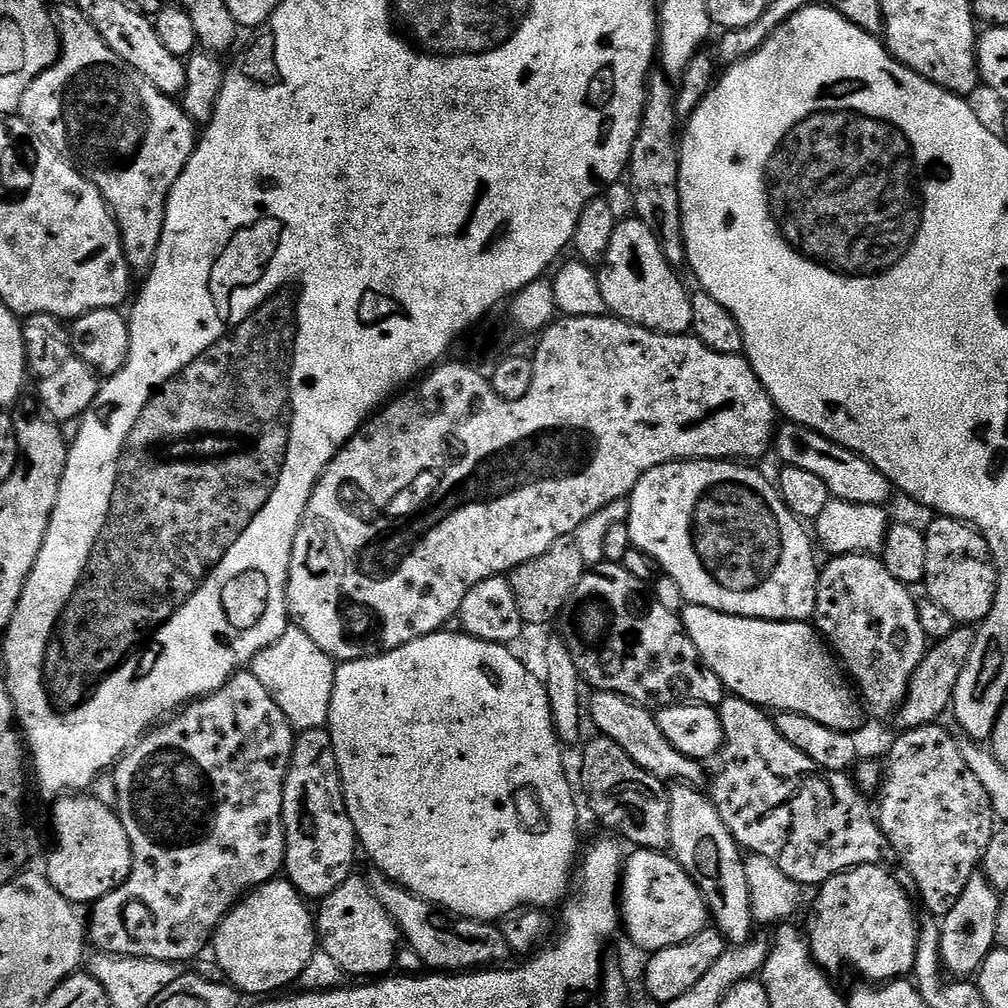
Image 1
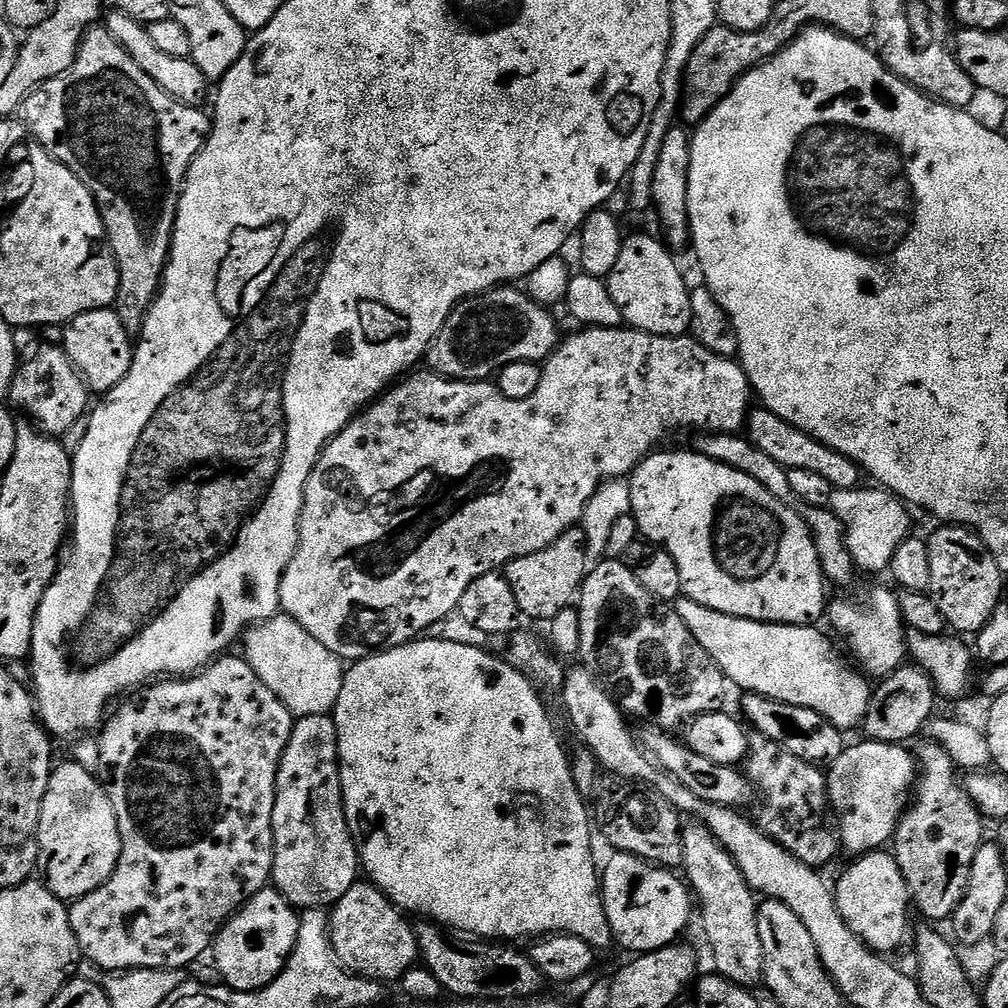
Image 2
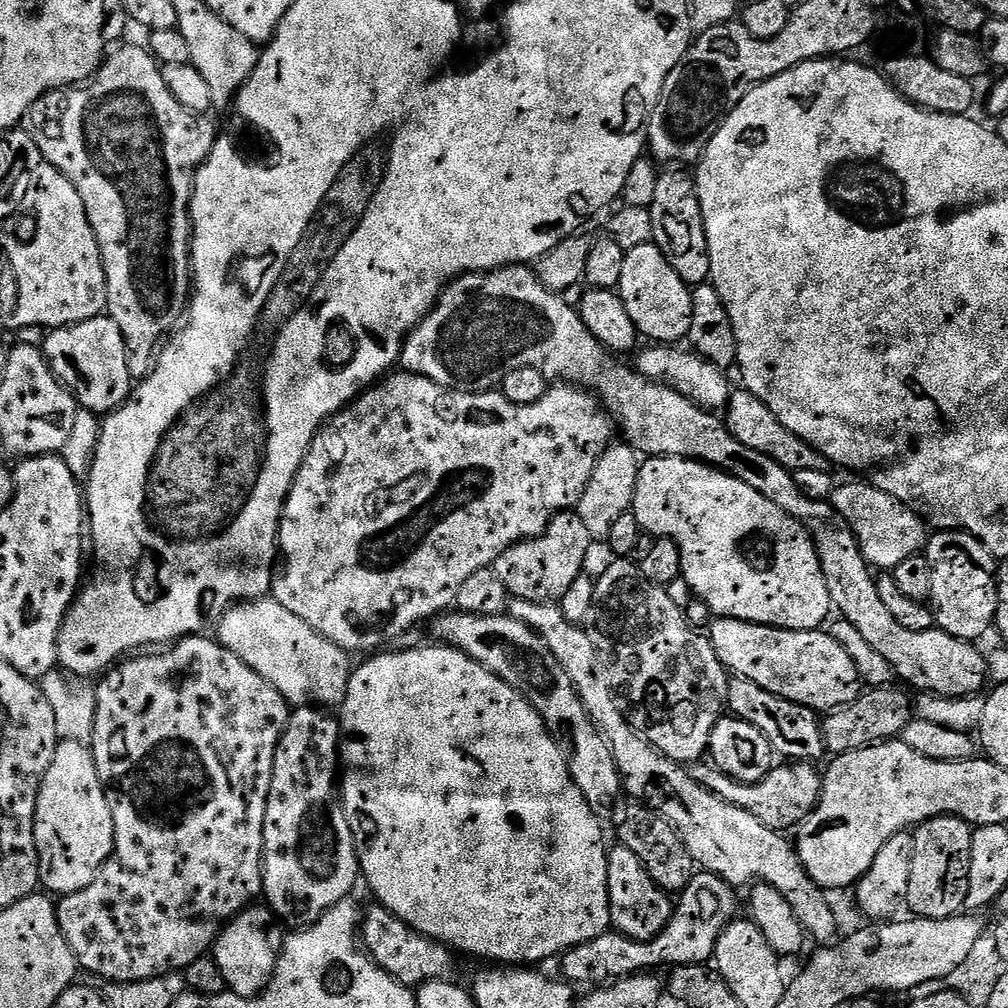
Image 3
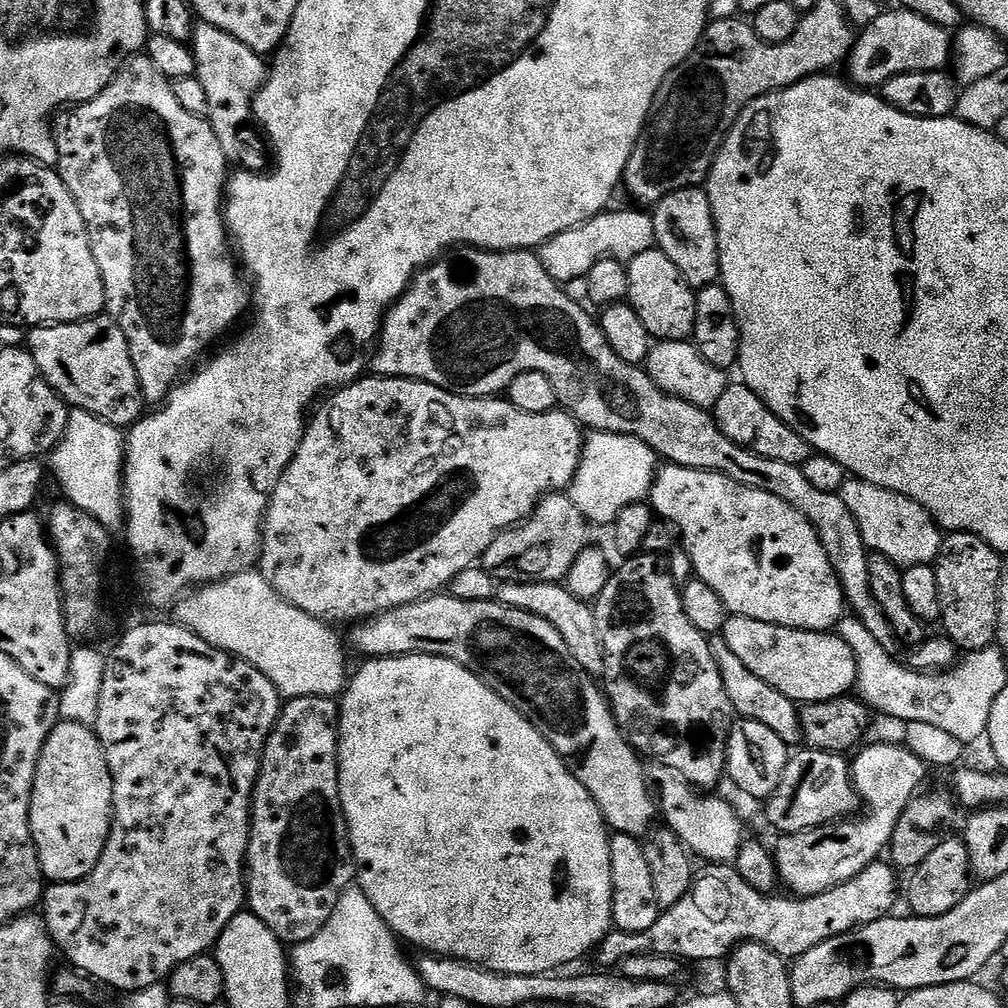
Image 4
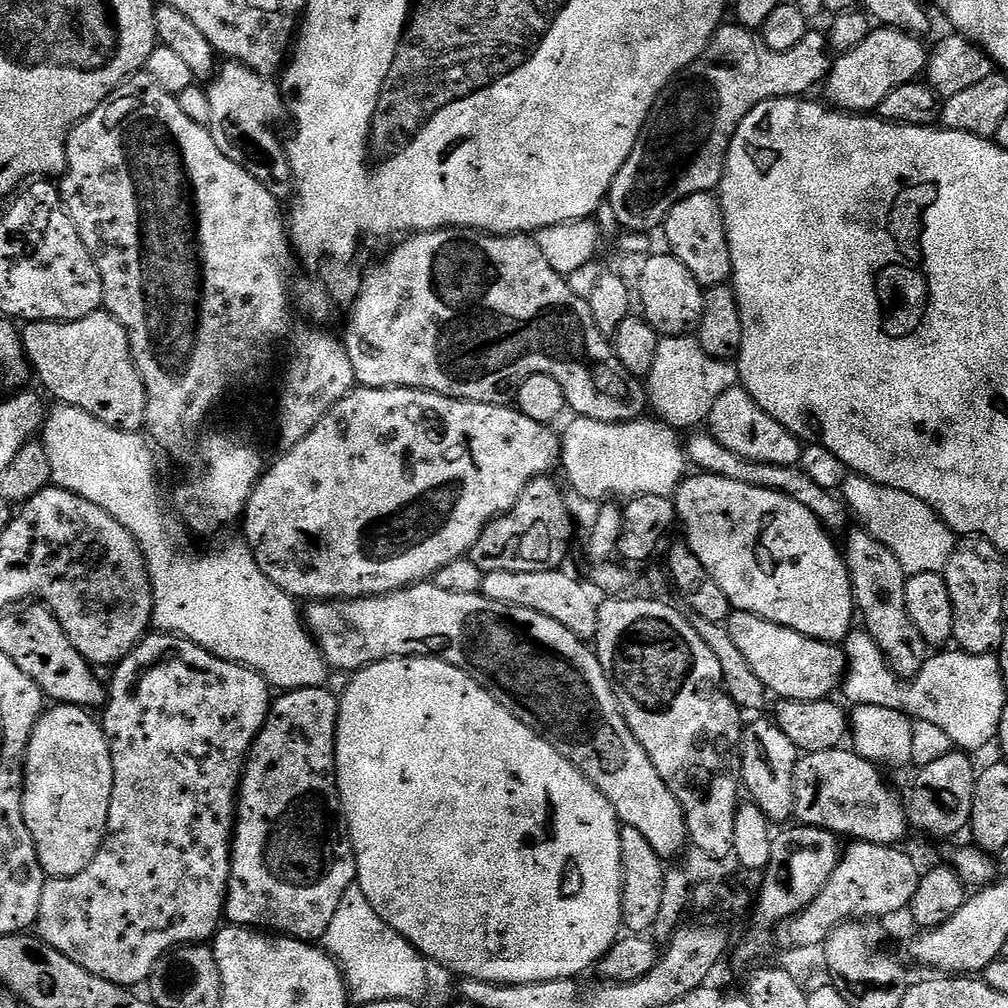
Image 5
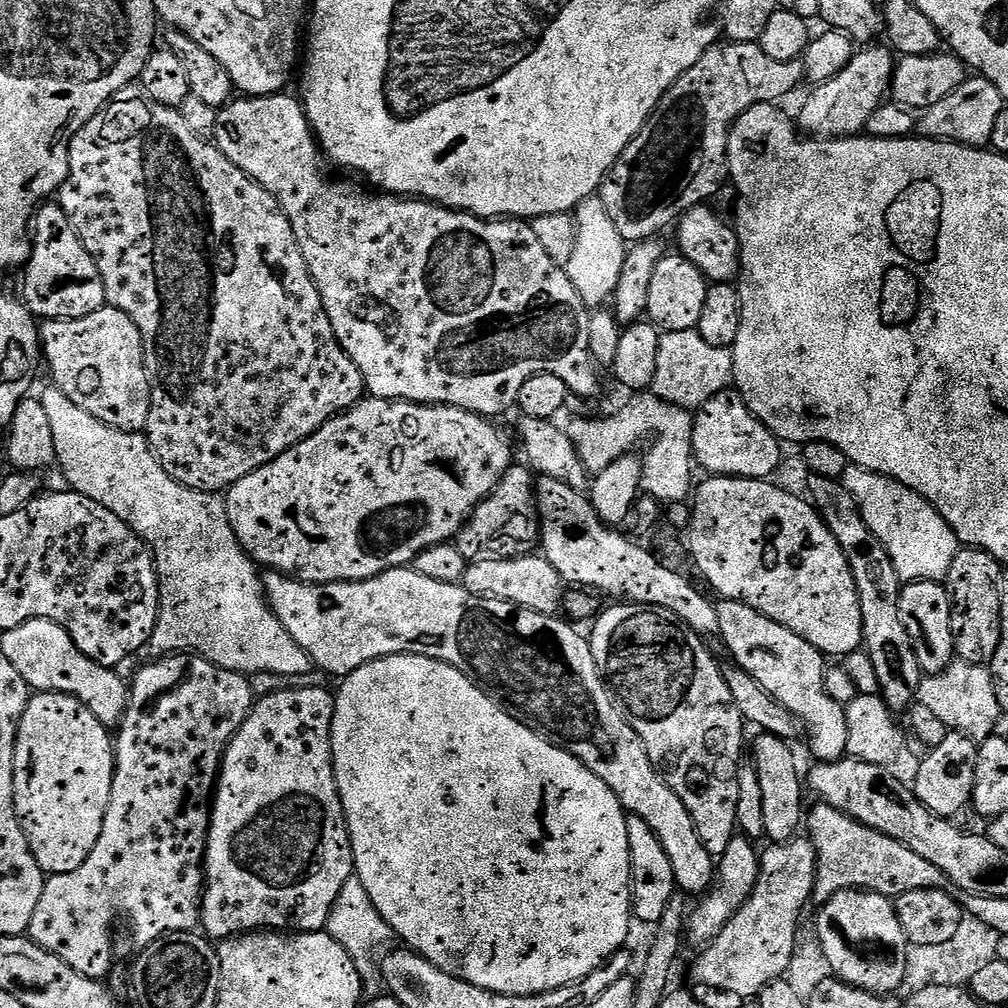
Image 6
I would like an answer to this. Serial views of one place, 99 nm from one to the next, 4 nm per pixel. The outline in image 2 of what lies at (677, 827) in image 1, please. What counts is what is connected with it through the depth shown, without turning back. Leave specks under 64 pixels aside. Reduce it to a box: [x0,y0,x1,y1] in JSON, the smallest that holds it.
[683,822,764,989]

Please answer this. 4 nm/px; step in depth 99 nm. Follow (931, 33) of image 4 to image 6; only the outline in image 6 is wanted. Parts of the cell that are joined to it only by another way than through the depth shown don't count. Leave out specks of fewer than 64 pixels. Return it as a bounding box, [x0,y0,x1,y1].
[798,46,894,138]

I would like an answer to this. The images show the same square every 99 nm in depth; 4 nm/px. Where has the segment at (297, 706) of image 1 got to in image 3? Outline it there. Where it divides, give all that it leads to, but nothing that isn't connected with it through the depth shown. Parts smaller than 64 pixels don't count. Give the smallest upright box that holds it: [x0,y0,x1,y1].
[218,598,353,706]

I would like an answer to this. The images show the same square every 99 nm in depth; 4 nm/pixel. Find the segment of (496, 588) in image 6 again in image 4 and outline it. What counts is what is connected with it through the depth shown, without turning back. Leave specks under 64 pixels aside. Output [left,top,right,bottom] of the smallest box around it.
[495,580,604,678]

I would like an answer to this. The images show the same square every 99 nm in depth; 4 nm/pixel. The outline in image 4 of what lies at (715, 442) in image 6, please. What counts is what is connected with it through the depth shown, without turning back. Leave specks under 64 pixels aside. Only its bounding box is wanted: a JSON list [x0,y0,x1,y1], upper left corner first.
[714,382,814,466]

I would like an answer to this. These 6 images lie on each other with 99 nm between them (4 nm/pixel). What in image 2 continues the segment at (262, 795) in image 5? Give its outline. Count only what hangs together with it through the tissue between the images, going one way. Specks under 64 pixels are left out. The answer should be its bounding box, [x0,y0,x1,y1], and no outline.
[271,716,362,910]

